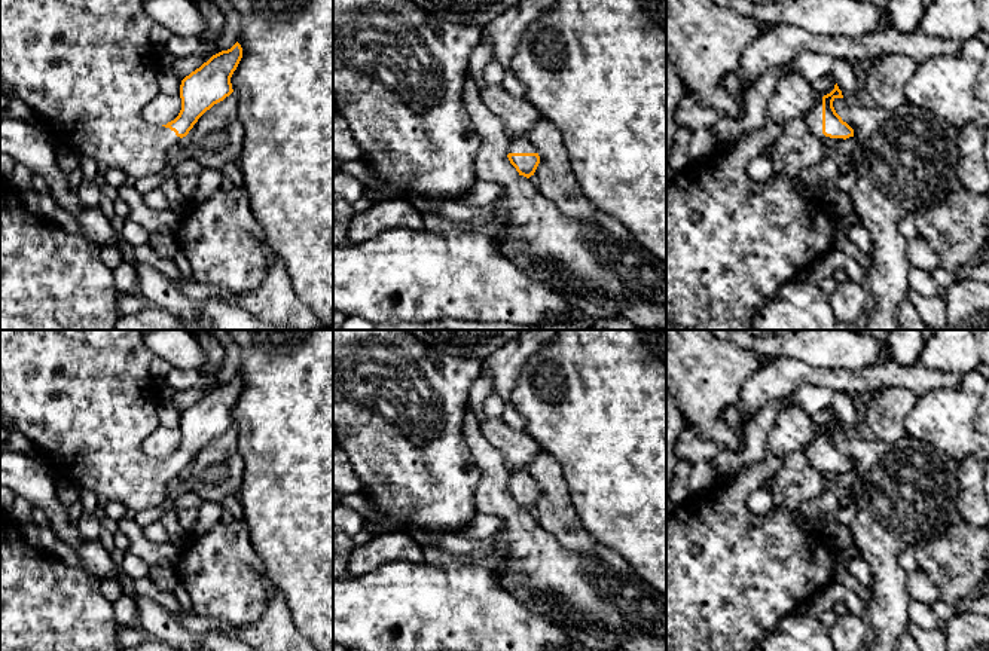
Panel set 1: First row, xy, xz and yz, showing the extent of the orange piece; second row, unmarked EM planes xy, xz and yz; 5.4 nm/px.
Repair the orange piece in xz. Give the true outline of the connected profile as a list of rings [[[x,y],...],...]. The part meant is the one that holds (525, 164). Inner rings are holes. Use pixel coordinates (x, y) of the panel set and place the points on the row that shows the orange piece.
[[[526,138],[510,140],[507,158],[519,175],[526,178],[534,175],[540,163],[537,149]]]

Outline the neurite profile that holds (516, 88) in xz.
[[[506,68],[504,79],[501,82],[501,86],[513,97],[525,98],[526,86],[524,82],[521,82],[512,68]]]

